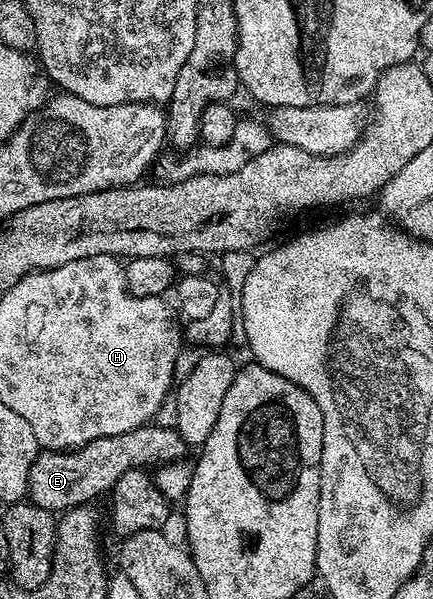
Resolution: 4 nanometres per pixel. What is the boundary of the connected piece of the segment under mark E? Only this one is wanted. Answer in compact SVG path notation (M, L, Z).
M159 422L144 424L142 428L117 434L109 438L97 438L85 446L66 452L40 451L33 462L29 485L30 503L45 510L62 514L70 508L90 505L99 495L110 493L115 483L134 468L150 469L152 466L171 464L174 460L184 459L189 446L181 438L174 426L162 428Z

